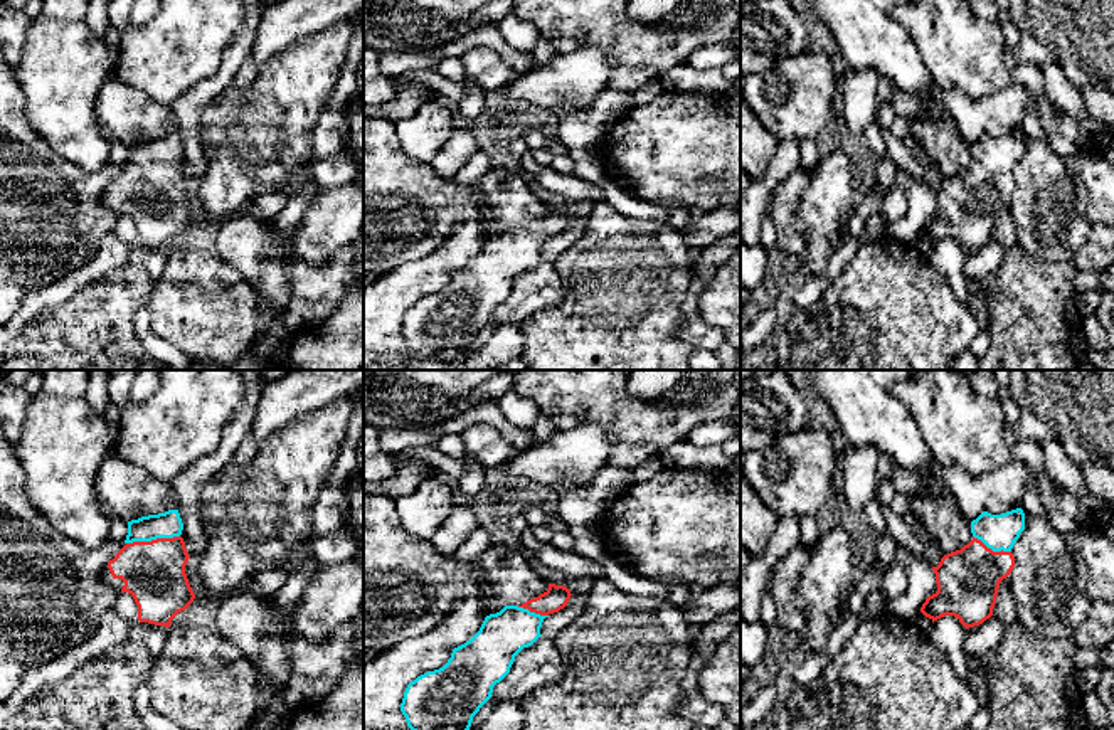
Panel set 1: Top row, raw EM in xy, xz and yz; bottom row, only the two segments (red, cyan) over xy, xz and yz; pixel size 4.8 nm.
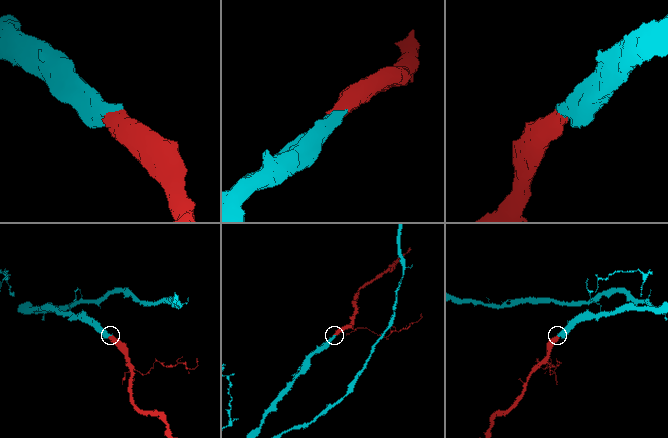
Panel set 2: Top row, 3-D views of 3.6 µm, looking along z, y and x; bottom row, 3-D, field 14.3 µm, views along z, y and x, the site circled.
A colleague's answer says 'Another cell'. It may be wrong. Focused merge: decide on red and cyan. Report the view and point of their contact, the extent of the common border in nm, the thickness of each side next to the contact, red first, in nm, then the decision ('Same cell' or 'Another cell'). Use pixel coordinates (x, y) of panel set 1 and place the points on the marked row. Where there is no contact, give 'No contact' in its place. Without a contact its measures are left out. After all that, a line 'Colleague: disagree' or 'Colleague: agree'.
Touches red at xy (152, 540). Shared border 260 nm. Thickness 300 nm (red) against 130 nm. Same cell
Colleague: disagree

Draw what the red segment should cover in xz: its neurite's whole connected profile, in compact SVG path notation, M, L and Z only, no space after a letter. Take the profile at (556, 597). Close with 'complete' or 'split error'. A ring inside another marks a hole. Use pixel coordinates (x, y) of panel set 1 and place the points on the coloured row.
M549 584L538 597L522 606L505 606L500 612L486 616L480 631L454 648L443 668L427 671L407 685L401 703L407 727L411 730L469 730L473 717L491 698L493 686L510 673L515 656L542 636L544 619L564 609L570 595L567 587Z; split error

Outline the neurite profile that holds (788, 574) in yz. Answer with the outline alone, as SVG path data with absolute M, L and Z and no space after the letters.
M798 545L777 563L772 577L771 595L777 607L779 631L788 632L793 641L803 629L803 611L794 606L793 597L809 557L811 548Z

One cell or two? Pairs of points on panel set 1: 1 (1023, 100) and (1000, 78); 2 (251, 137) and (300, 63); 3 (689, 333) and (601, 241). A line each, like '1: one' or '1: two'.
1: two
2: one
3: two

